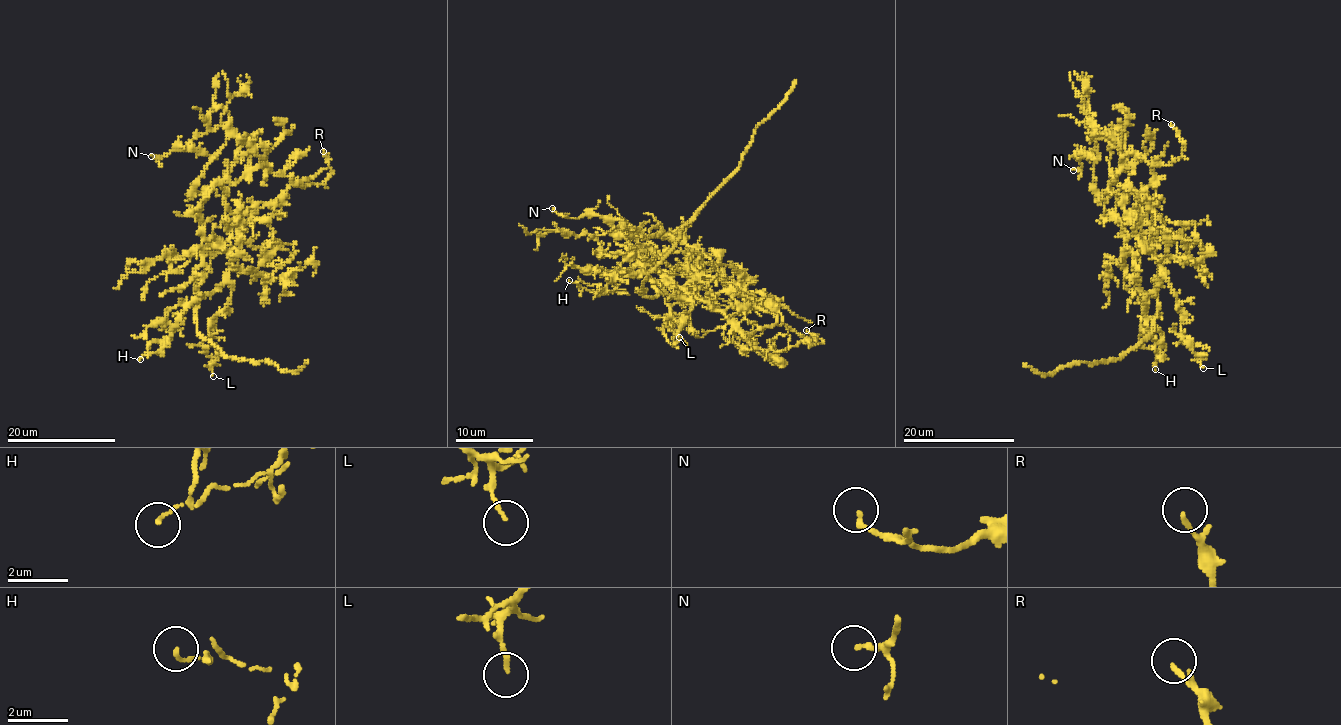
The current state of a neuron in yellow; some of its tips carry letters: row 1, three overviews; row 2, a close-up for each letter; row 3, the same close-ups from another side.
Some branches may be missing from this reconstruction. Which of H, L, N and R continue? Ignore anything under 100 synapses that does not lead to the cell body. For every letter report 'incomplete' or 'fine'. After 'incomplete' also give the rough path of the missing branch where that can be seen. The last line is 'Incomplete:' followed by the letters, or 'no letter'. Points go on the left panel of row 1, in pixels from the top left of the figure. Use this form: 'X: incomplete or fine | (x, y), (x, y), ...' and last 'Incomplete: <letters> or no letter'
H: fine
L: fine
N: fine
R: fine
Incomplete: no letter

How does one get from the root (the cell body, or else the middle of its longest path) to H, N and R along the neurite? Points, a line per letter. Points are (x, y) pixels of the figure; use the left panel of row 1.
H: (222, 247), (210, 251), (221, 248), (226, 254), (231, 266), (227, 280), (197, 298), (163, 347), (140, 359)
N: (222, 247), (230, 236), (222, 183), (239, 182), (260, 160), (231, 133), (210, 158), (183, 148), (151, 156)
R: (222, 247), (210, 251), (229, 250), (251, 221), (267, 219), (291, 183), (323, 182), (332, 169), (323, 151)

